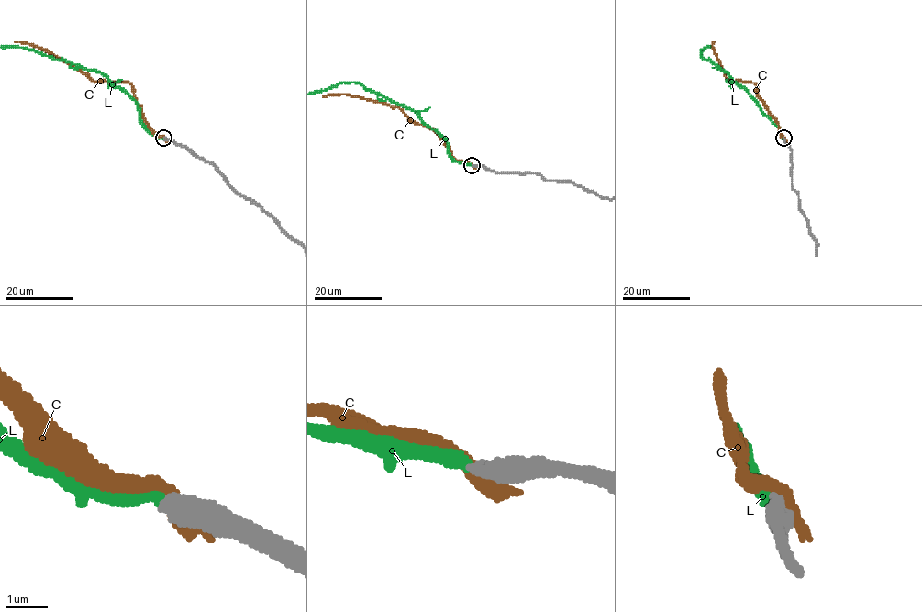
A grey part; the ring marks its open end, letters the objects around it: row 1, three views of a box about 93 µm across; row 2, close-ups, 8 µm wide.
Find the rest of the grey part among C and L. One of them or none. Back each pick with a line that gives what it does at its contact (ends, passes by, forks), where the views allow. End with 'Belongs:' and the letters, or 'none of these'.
L: It ends there
Belongs: L

